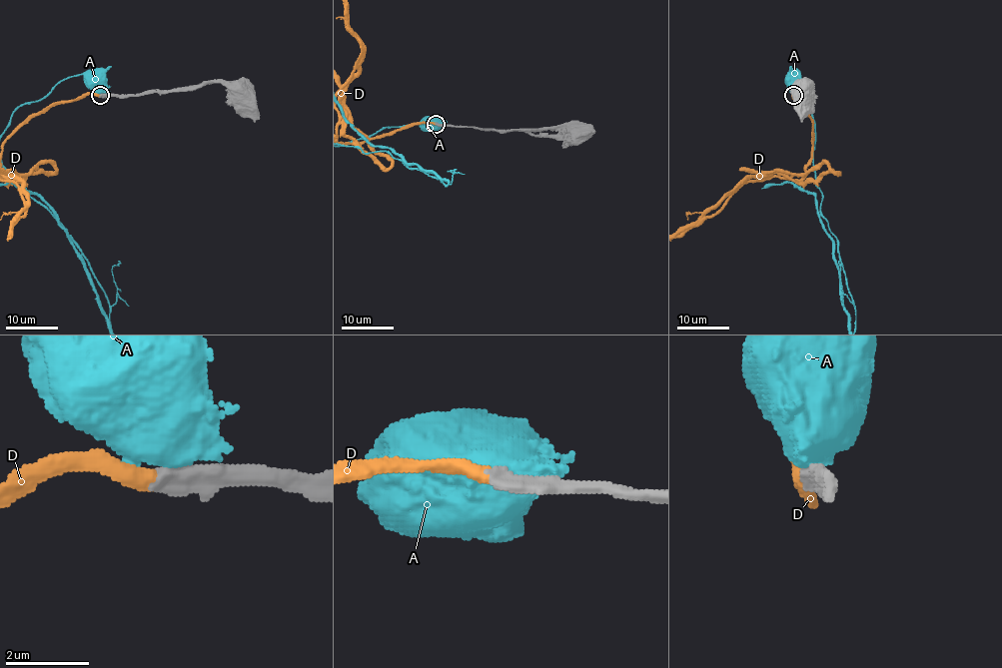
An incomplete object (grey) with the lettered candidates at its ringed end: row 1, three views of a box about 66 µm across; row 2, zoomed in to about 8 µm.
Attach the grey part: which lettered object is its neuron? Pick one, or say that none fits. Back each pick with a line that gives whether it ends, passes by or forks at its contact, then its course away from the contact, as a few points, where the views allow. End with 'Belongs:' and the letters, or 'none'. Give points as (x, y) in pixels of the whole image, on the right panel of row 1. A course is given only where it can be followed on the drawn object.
D: it ends
Belongs: D

